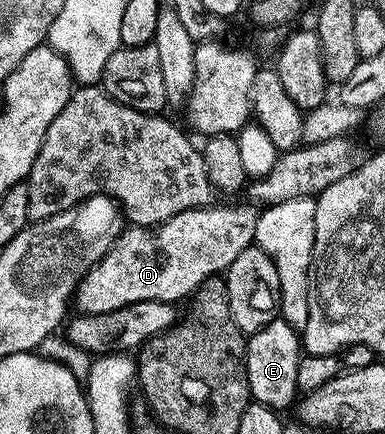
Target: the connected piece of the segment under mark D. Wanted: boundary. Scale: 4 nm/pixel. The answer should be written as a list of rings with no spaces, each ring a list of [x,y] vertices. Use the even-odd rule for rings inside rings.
[[[250,203],[218,204],[189,209],[159,225],[123,228],[116,248],[107,251],[79,283],[73,300],[77,312],[116,311],[116,307],[144,299],[185,302],[207,278],[225,274],[226,268],[236,263],[236,255],[255,244],[259,210]],[[118,257],[122,260],[119,269]],[[118,273],[122,277],[118,277]]]

